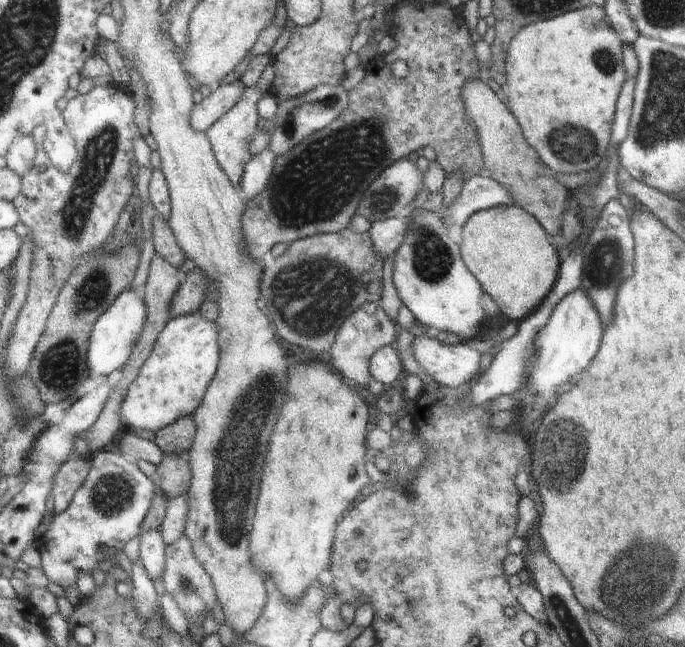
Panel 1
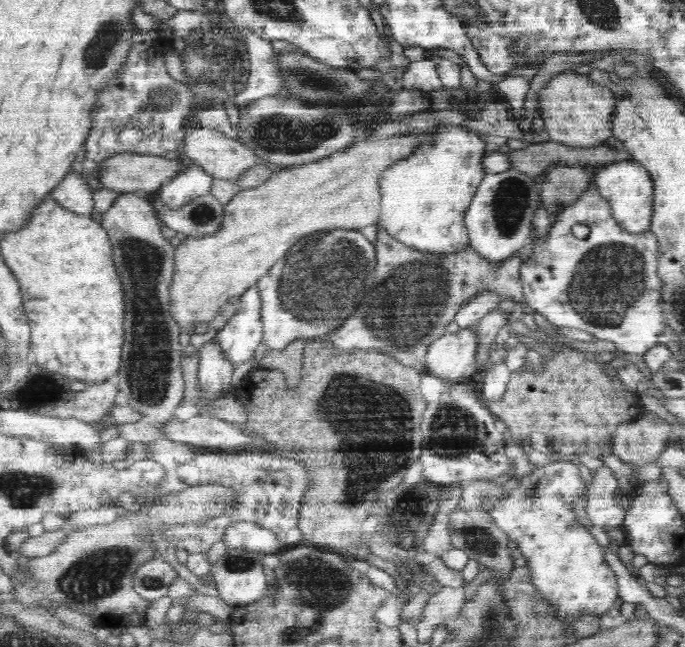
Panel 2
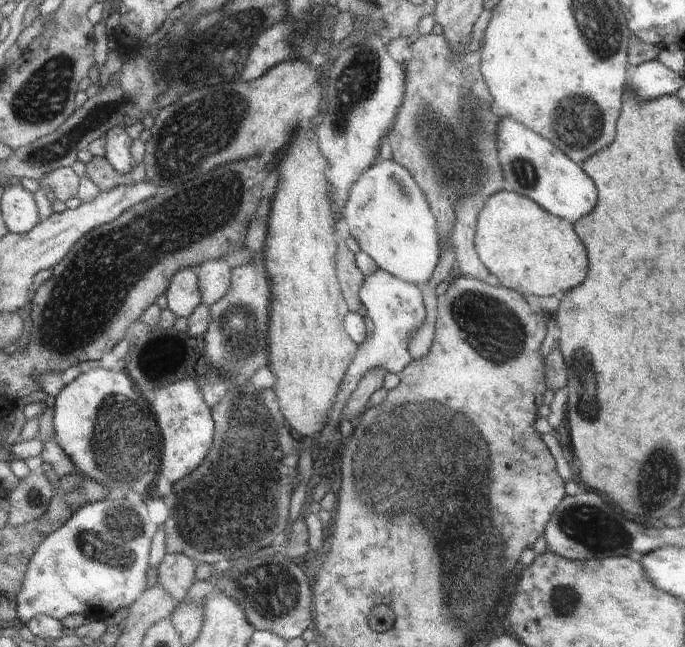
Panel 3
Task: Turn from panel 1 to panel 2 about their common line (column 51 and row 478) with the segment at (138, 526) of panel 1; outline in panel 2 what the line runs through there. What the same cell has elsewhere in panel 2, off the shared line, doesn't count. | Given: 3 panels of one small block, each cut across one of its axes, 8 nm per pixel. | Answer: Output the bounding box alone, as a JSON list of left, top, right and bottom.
[491,461,619,620]

